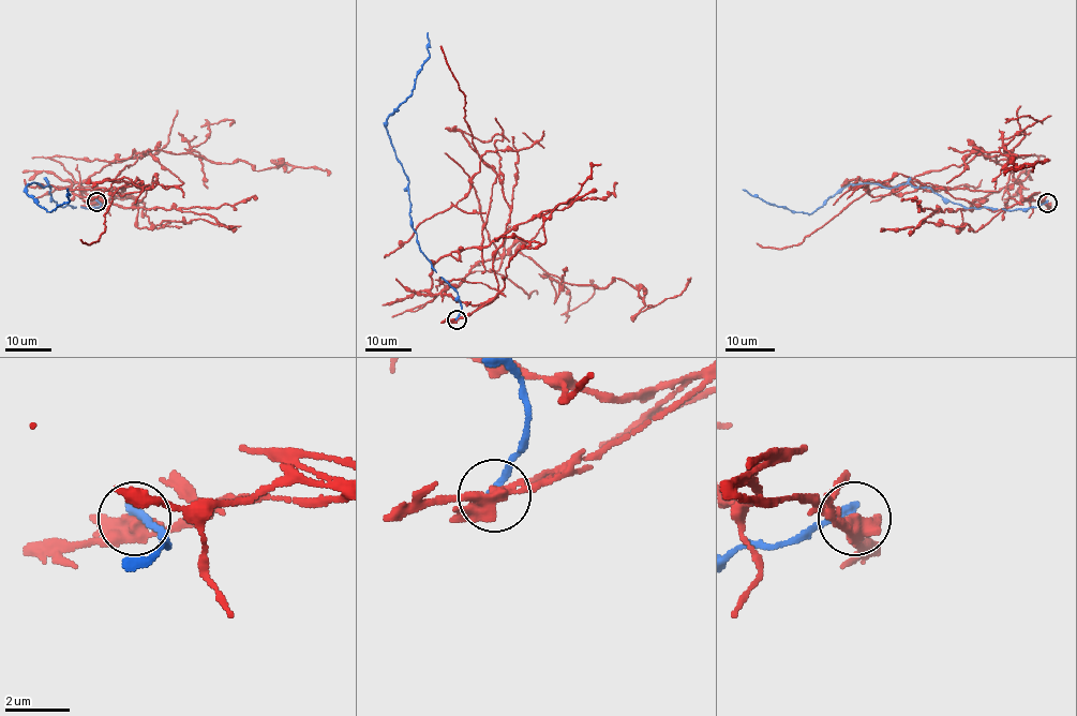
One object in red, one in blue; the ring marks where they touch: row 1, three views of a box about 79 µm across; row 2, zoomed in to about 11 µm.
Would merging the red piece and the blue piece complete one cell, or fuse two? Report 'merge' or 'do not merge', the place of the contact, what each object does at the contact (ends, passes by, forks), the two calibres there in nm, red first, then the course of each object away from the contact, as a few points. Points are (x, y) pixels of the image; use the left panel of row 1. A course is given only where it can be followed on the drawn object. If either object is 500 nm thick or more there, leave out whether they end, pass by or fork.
do not merge; at (96, 202); red passes by; blue ends there; 460 nm thick on the red side, 240 nm on the other; red runs (96, 200), (125, 197), (95, 198), (84, 182), (158, 149), (331, 173); blue runs (96, 200), (99, 207), (62, 207), (51, 198), (48, 183), (25, 187), (50, 211), (70, 200), (68, 189)

